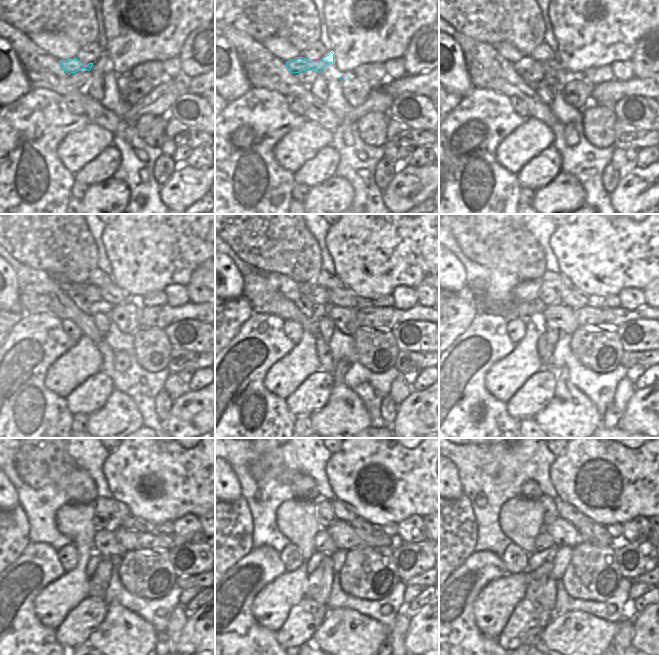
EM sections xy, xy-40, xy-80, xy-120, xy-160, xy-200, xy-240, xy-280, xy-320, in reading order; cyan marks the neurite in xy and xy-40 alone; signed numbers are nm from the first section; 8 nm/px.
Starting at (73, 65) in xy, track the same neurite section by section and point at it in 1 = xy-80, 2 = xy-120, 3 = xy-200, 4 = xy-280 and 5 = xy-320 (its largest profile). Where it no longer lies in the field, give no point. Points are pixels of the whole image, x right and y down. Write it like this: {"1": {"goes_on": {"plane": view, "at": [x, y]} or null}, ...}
{"1": {"goes_on": {"plane": "xy-80", "at": [553, 68]}}, "2": {"goes_on": {"plane": "xy-120", "at": [111, 294]}}, "3": {"goes_on": {"plane": "xy-200", "at": [572, 298]}}, "4": {"goes_on": {"plane": "xy-280", "at": [361, 526]}}, "5": {"goes_on": {"plane": "xy-320", "at": [598, 535]}}}

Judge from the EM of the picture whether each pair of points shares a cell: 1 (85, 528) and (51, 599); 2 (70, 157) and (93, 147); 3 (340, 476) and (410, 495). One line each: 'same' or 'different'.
1: same
2: same
3: same

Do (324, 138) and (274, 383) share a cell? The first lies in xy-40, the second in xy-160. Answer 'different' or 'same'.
same

